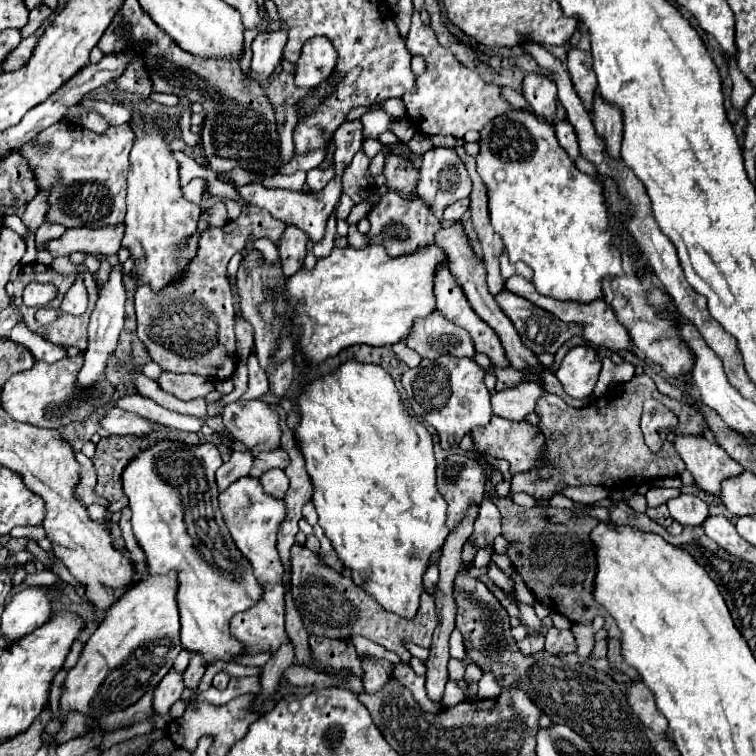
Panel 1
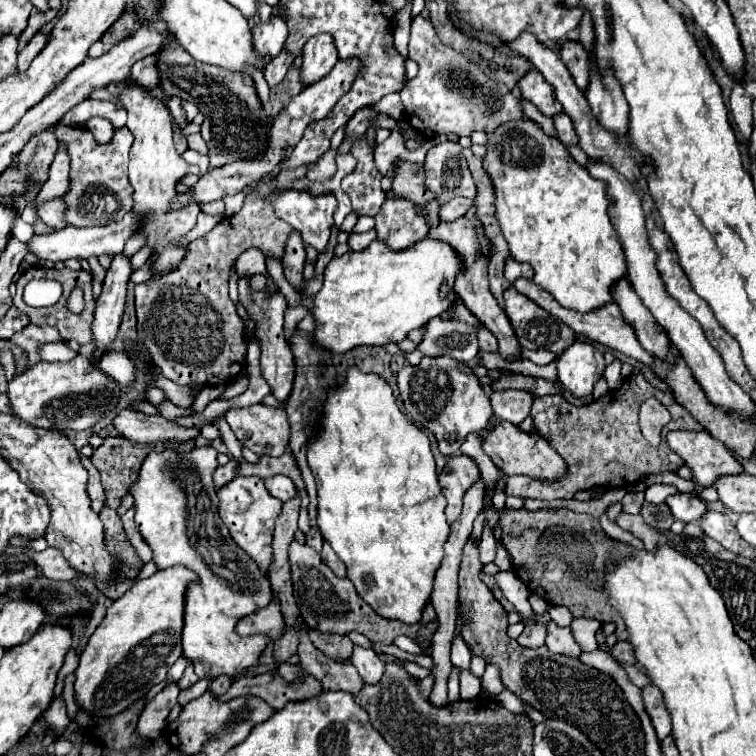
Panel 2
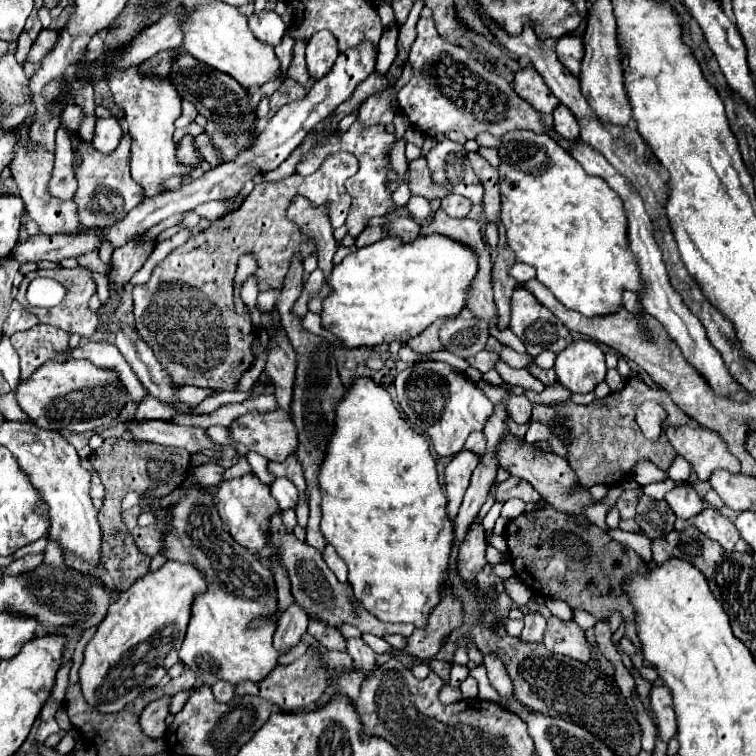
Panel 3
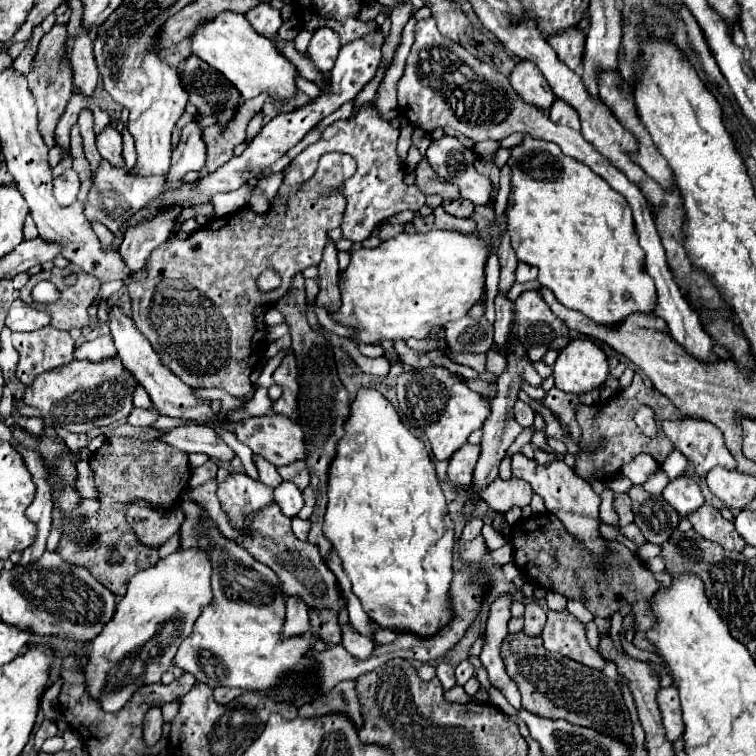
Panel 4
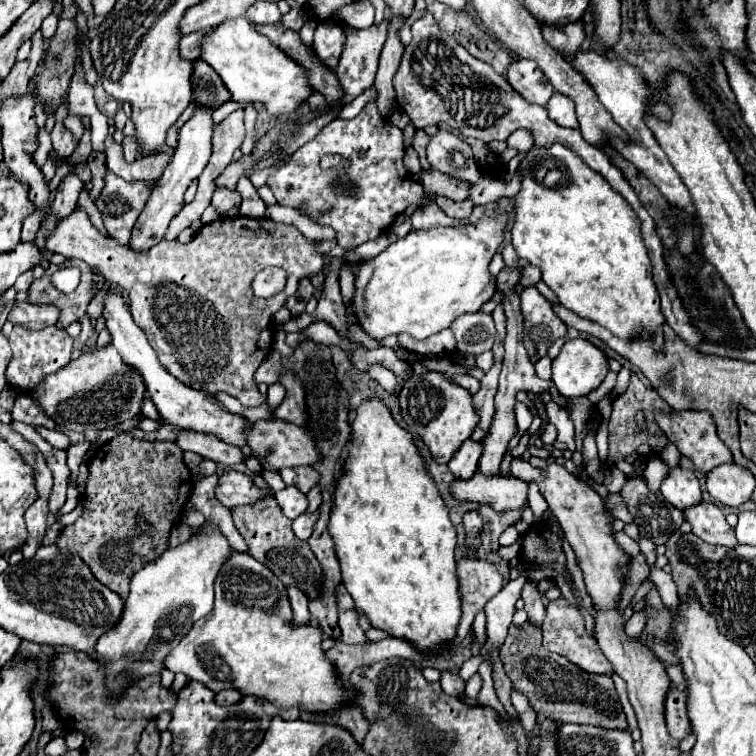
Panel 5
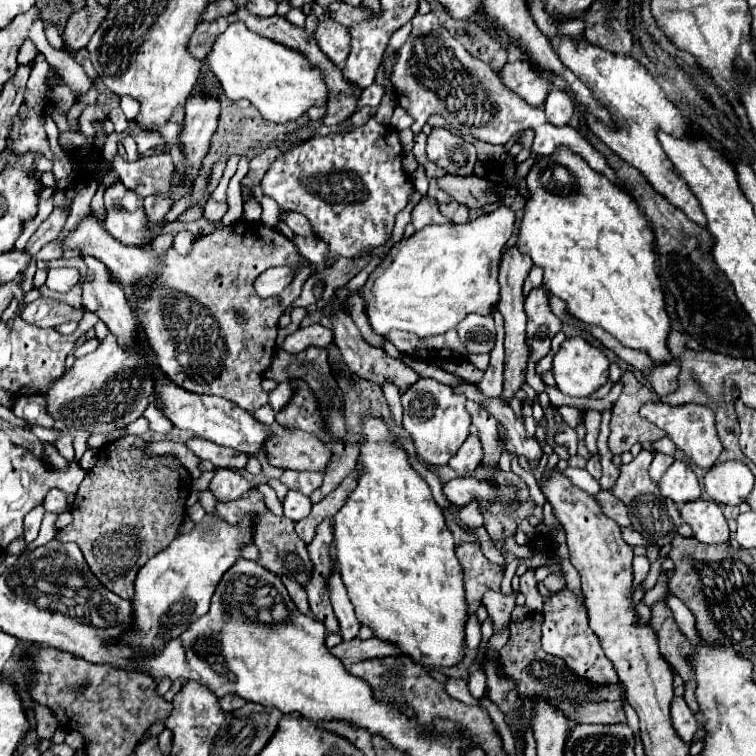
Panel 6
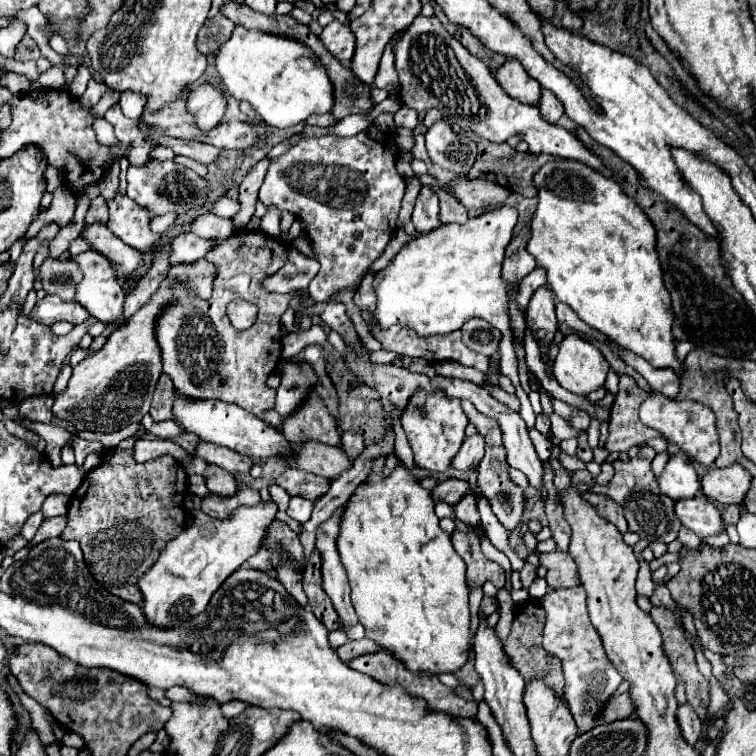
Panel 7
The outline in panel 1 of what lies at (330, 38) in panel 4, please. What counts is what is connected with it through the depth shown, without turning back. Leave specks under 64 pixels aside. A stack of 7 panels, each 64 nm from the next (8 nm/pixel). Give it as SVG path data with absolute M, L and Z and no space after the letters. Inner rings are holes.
M324 36L310 38L300 54L300 60L296 62L294 82L300 88L312 90L324 80L328 80L332 68L336 66L336 50Z

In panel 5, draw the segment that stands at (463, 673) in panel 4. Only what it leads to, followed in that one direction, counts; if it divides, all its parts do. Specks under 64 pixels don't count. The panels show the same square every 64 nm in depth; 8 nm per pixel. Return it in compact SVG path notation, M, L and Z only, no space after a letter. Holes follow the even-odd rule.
M478 654L475 657L472 657L468 661L466 661L459 671L459 676L467 681L470 677L472 677L475 673L478 672L479 665L483 662L482 656Z

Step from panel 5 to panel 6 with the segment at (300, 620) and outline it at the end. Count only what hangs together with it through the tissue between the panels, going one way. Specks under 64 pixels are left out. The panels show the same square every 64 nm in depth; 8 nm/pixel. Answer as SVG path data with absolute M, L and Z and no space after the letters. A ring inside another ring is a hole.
M284 580L284 586L286 586L286 590L288 590L288 594L290 594L292 602L296 604L296 608L298 608L302 614L308 614L308 612L310 612L310 608L308 608L306 590L304 590L300 584L296 584L294 580Z

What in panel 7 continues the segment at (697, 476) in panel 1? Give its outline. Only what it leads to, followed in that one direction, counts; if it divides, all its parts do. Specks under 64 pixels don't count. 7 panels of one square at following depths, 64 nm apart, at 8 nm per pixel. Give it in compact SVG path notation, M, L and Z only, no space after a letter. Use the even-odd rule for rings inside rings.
M650 394L646 402L640 406L640 420L646 426L662 432L662 436L668 442L676 442L684 454L688 454L692 460L696 460L702 466L712 466L720 454L714 412L704 404L698 404L694 400L664 398L662 394Z

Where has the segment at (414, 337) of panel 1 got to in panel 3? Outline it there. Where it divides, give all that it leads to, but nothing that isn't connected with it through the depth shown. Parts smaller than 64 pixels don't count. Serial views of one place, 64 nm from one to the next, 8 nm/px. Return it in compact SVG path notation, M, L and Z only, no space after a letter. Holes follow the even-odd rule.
M456 318L456 320L446 320L440 326L440 342L444 344L444 350L460 356L460 358L470 358L484 350L484 340L490 336L490 328L484 320L472 318Z

